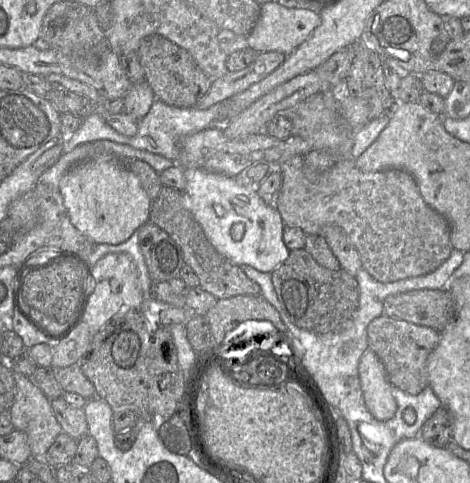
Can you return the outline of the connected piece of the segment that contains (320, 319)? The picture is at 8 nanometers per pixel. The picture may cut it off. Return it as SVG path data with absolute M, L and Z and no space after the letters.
M290 250L288 258L272 273L271 280L281 309L289 322L315 334L338 333L351 325L359 305L359 286L355 277L343 269L329 270L318 264L305 250Z

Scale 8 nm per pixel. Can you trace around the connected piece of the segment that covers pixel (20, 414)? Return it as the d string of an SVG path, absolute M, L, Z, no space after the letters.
M13 372L15 380L15 395L8 407L8 414L16 430L22 431L28 438L28 444L33 459L43 459L55 439L63 432L47 398L34 382L21 373Z

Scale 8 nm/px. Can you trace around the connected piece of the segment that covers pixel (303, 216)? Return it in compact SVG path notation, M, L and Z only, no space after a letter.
M301 155L290 156L274 165L282 173L282 186L277 193L275 208L285 226L299 227L306 235L320 234L322 228L328 225L340 227L357 249L363 268L378 282L395 282L437 269L454 249L448 221L425 202L416 180L407 171L386 169L363 172L355 166L355 161L341 160L318 179L310 179L306 175L304 156Z

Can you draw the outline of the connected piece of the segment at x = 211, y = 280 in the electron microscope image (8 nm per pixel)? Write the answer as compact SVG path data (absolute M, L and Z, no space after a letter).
M163 186L157 198L152 201L149 221L165 231L180 247L185 264L195 272L199 278L199 287L203 290L211 293L217 299L237 295L261 295L259 285L250 280L240 266L234 265L217 252L208 241L200 224L184 207L183 192Z

